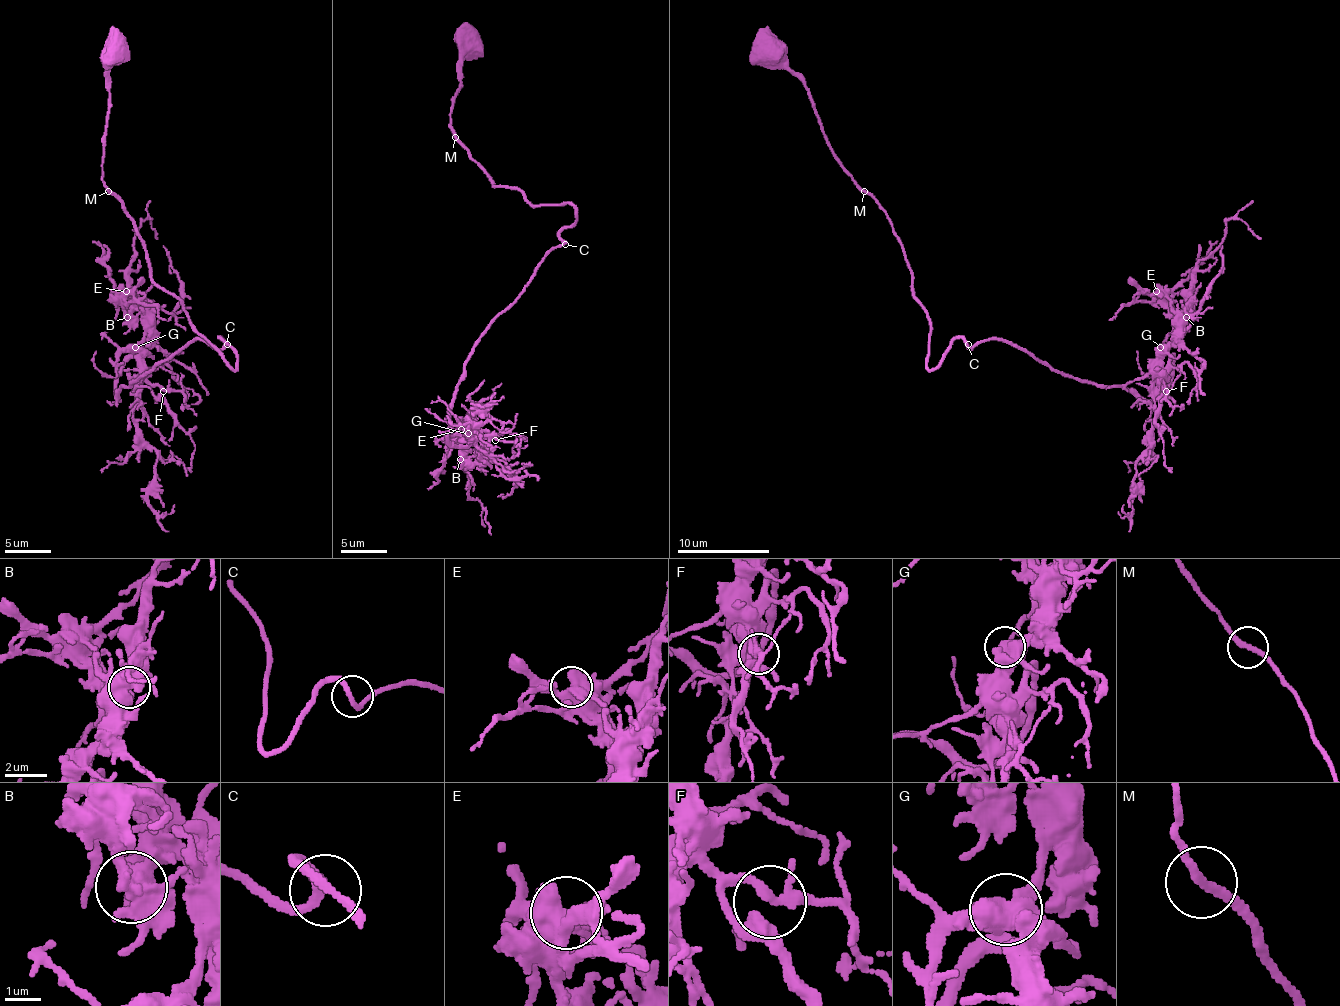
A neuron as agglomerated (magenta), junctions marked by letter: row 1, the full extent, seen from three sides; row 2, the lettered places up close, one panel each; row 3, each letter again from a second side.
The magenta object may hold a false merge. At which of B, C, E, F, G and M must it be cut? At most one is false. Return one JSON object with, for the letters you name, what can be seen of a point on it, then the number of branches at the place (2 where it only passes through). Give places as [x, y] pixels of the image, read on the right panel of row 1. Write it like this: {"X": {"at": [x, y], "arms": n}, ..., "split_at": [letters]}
{"split_at": []}

